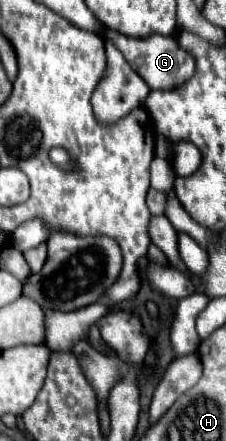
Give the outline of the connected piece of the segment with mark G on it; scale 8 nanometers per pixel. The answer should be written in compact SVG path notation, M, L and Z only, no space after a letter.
M106 29L104 37L114 41L114 45L126 57L130 67L146 81L146 85L150 85L150 89L174 89L184 81L188 81L196 69L192 53L186 53L170 35L164 37L154 33L146 39L132 39L132 37L122 37L122 33L114 33L114 29Z

